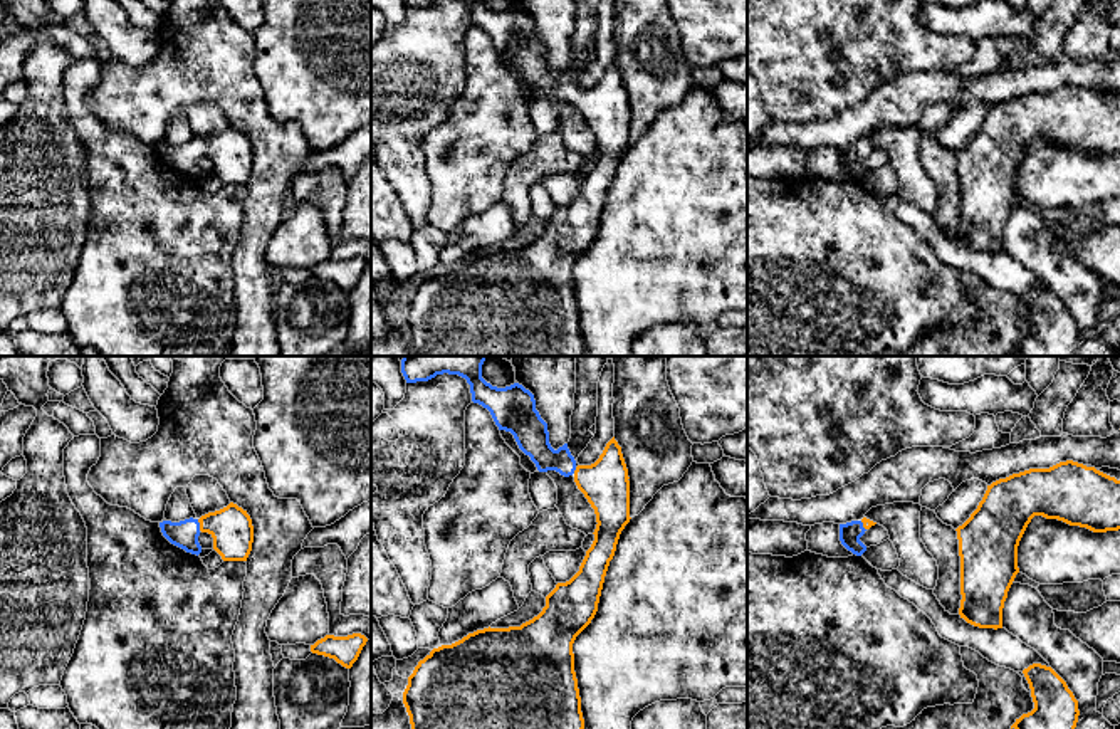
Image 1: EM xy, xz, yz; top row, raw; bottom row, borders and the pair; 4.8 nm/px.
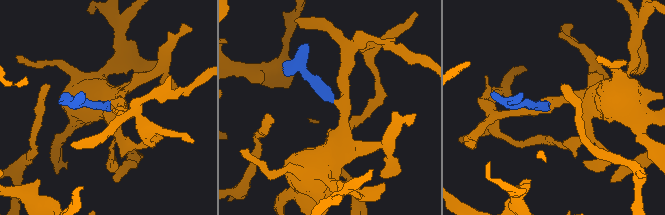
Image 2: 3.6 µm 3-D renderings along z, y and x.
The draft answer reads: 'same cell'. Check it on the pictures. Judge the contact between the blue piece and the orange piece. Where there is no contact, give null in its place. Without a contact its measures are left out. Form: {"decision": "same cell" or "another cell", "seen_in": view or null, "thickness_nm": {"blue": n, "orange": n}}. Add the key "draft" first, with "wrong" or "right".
{"draft": "right", "decision": "same cell", "seen_in": "xy", "thickness_nm": {"blue": 130, "orange": 200}}

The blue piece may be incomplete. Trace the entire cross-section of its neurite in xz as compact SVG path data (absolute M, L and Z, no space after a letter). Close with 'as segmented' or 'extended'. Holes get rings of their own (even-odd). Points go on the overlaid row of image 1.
M403 356L401 373L406 383L428 381L443 373L465 378L472 401L490 412L499 430L514 435L539 472L556 470L574 477L596 514L594 541L579 571L569 581L556 585L537 616L521 627L477 630L452 645L433 648L408 677L403 704L411 729L584 729L573 643L598 611L610 561L631 519L628 469L615 437L591 465L578 465L568 443L554 450L534 395L519 383L492 386L482 378L484 361L485 356Z; extended

